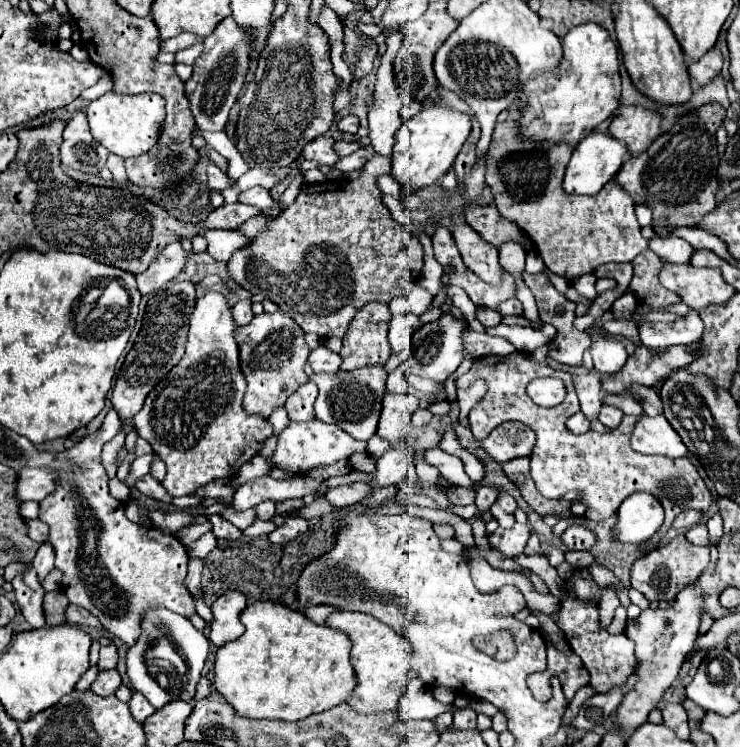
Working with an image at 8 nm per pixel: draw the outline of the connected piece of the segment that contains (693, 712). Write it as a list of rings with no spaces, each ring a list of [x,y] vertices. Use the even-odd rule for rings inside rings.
[[[689,698],[683,702],[683,708],[687,710],[687,716],[689,716],[689,728],[691,728],[691,730],[693,730],[693,728],[699,728],[705,710],[703,710],[701,706],[695,706]]]

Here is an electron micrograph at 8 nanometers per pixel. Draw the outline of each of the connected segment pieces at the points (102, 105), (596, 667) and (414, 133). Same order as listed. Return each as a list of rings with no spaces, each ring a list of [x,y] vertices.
[[[109,92],[89,104],[87,118],[89,118],[91,134],[99,144],[103,144],[109,152],[121,158],[131,158],[131,156],[147,154],[147,150],[155,146],[155,140],[159,140],[159,134],[163,130],[165,106],[159,94],[145,92],[135,96],[123,96],[117,92]]]
[[[565,592],[557,626],[565,632],[565,638],[567,638],[567,644],[571,646],[571,650],[583,658],[583,664],[591,674],[589,684],[593,686],[595,692],[605,694],[613,688],[625,686],[627,678],[635,672],[635,664],[637,664],[637,658],[635,658],[635,652],[633,652],[635,644],[625,634],[611,636],[607,630],[603,630],[599,626],[597,604],[583,602],[583,600],[575,598],[571,592]]]
[[[429,106],[415,114],[411,120],[403,122],[397,130],[393,154],[391,154],[391,176],[405,188],[405,194],[411,190],[423,190],[441,180],[453,166],[463,142],[471,132],[471,116],[451,110],[447,106]]]

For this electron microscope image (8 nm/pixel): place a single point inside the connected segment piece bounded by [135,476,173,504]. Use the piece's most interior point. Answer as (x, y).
(147, 485)

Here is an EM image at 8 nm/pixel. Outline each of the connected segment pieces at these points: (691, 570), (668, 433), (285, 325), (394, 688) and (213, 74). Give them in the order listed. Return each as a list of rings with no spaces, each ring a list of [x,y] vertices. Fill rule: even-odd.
[[[677,536],[669,544],[661,546],[659,550],[653,550],[645,554],[643,558],[635,560],[631,568],[631,586],[639,590],[649,602],[673,602],[677,594],[683,590],[683,586],[689,586],[699,578],[703,568],[709,564],[709,546],[695,546],[687,542],[685,536]]]
[[[641,416],[631,434],[631,446],[641,454],[663,454],[669,458],[681,458],[689,452],[663,416]]]
[[[277,310],[273,314],[263,312],[259,316],[253,316],[253,320],[247,326],[237,326],[235,342],[239,342],[241,370],[247,382],[243,410],[249,414],[261,414],[269,418],[269,414],[275,408],[283,406],[287,398],[309,380],[303,370],[309,356],[305,334],[303,330],[299,330],[297,322],[291,316]]]
[[[333,612],[325,624],[333,630],[345,632],[353,642],[351,664],[355,670],[357,686],[353,690],[353,698],[347,698],[347,702],[361,714],[395,710],[399,706],[399,698],[407,688],[407,672],[411,668],[411,644],[407,638],[389,630],[389,626],[377,618],[361,612]]]
[[[227,16],[217,24],[211,36],[203,38],[203,52],[193,64],[193,76],[185,82],[185,94],[191,104],[197,128],[209,132],[225,130],[229,110],[235,106],[247,80],[249,62],[251,62],[251,38],[247,38],[243,26],[239,26],[231,16]]]

